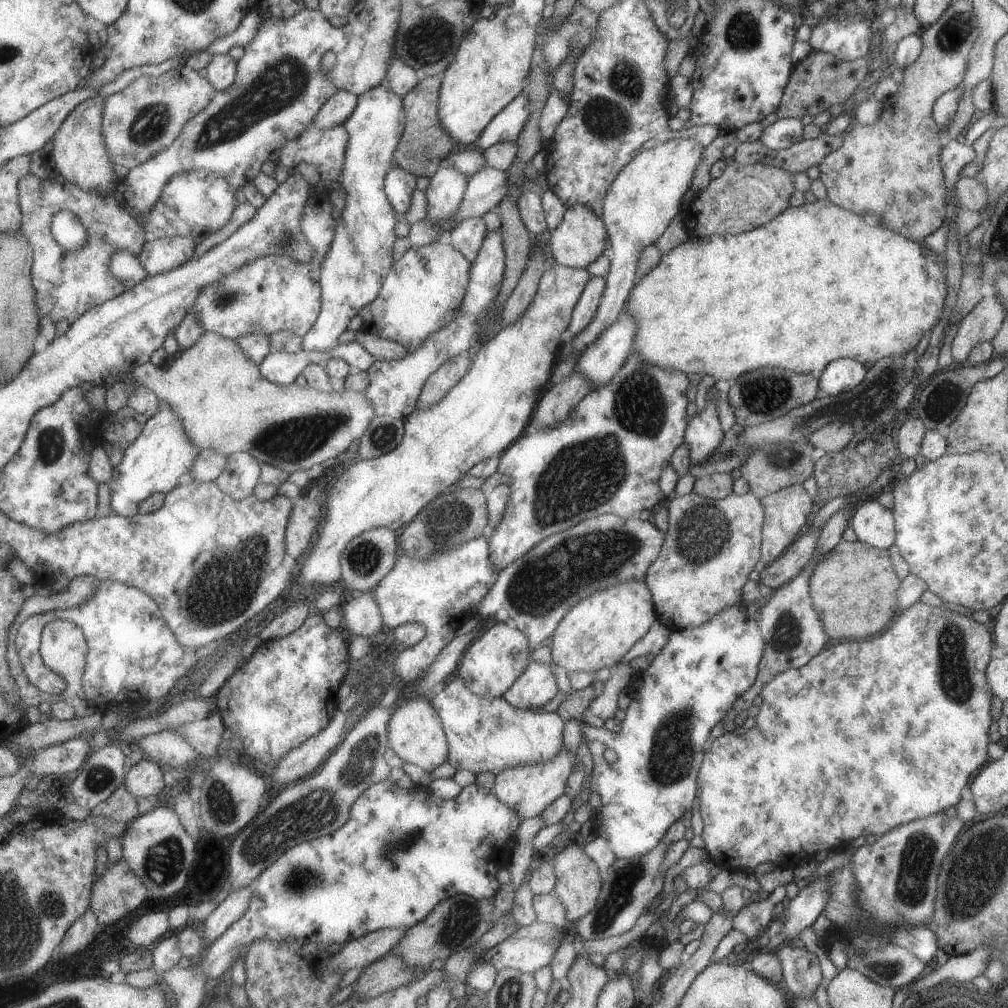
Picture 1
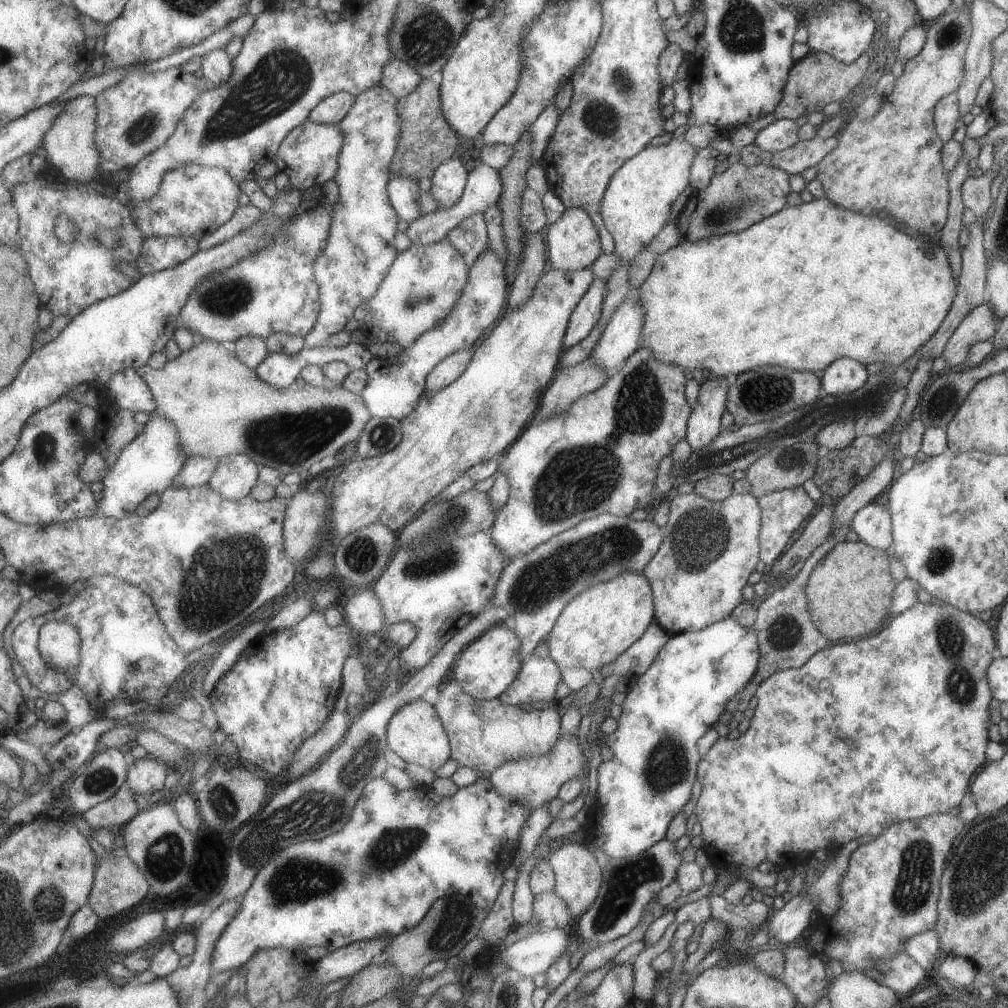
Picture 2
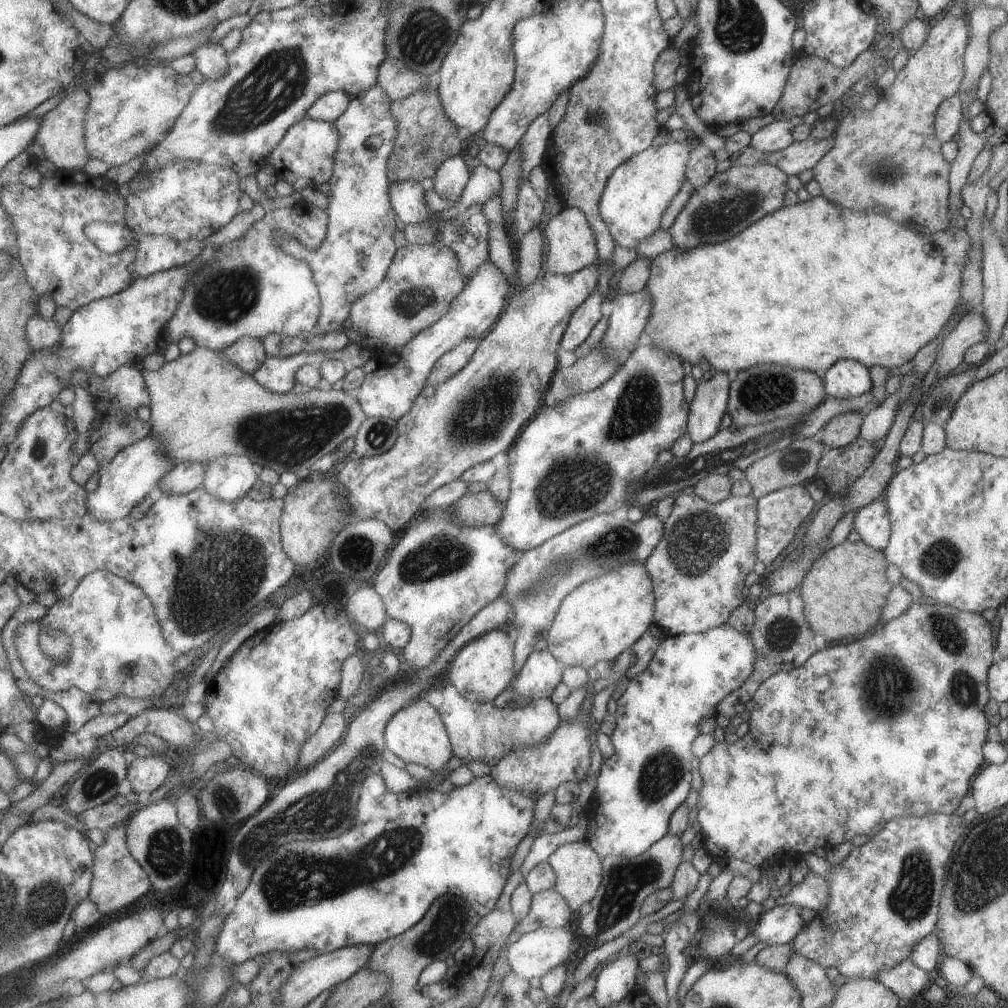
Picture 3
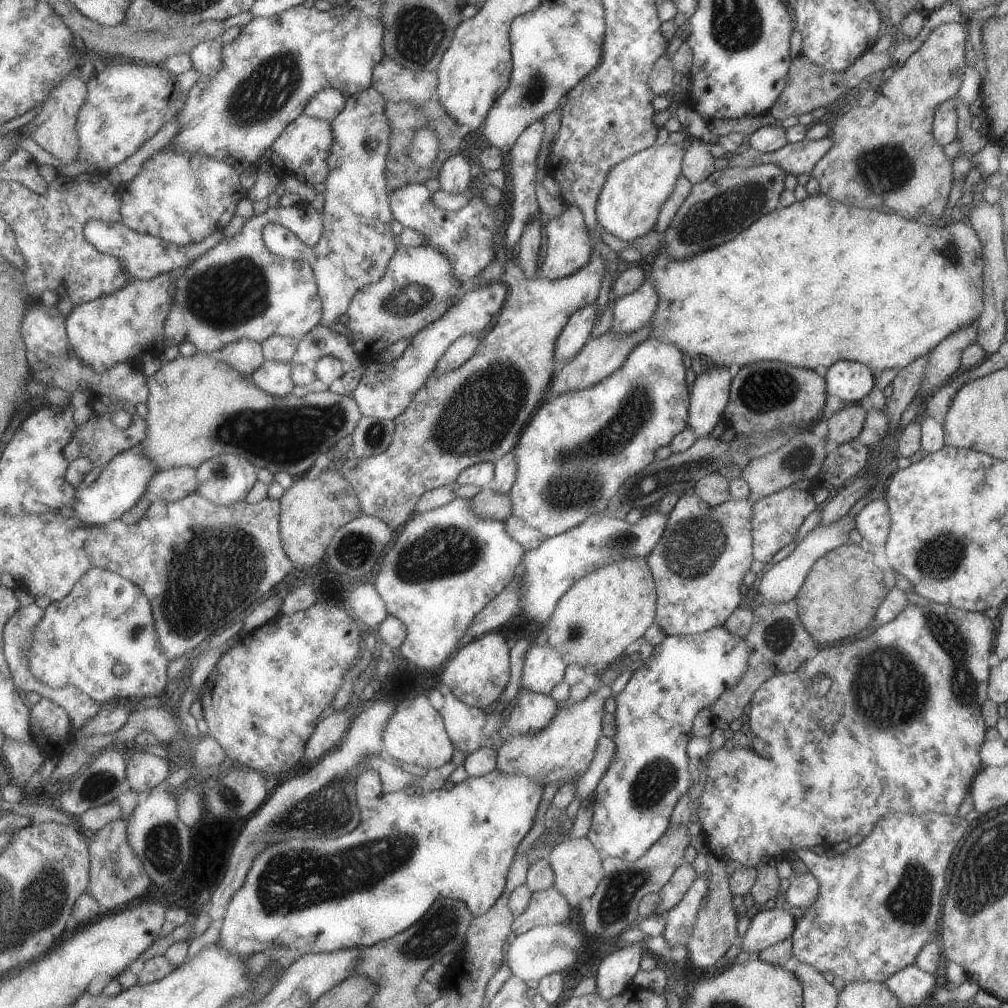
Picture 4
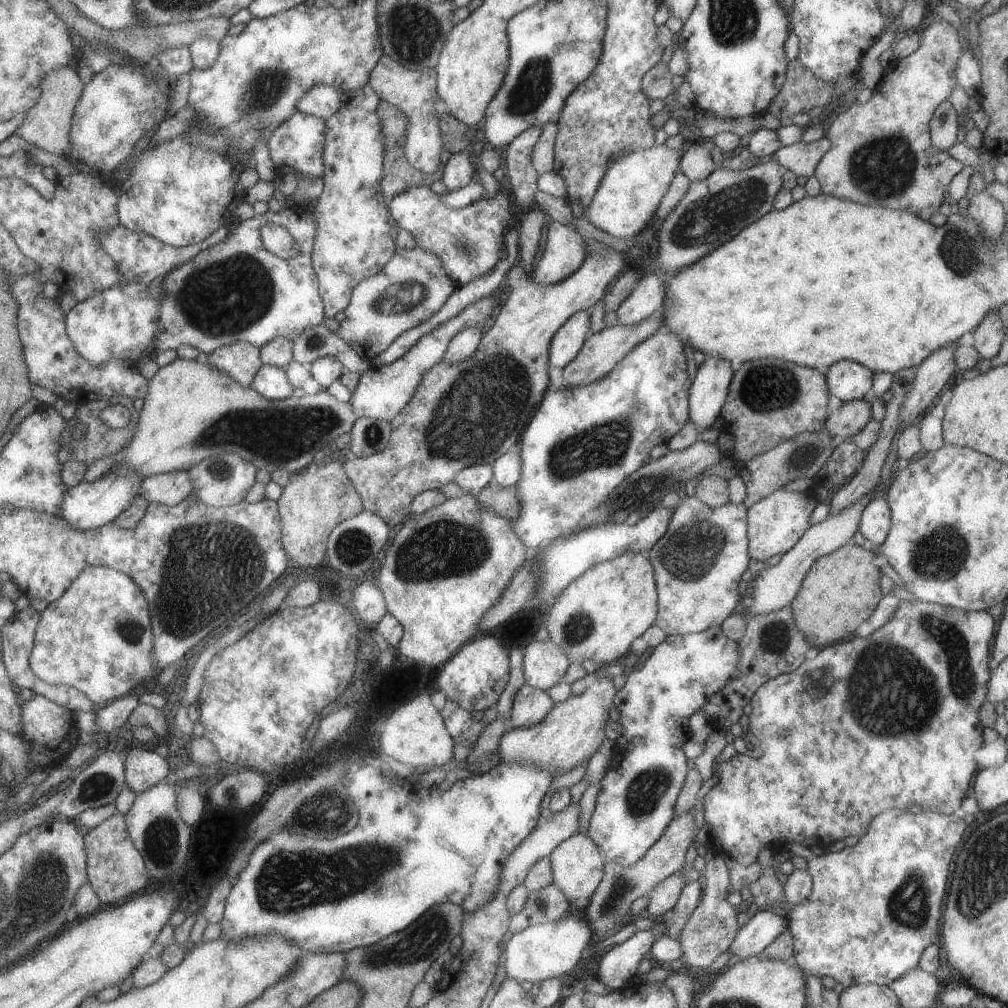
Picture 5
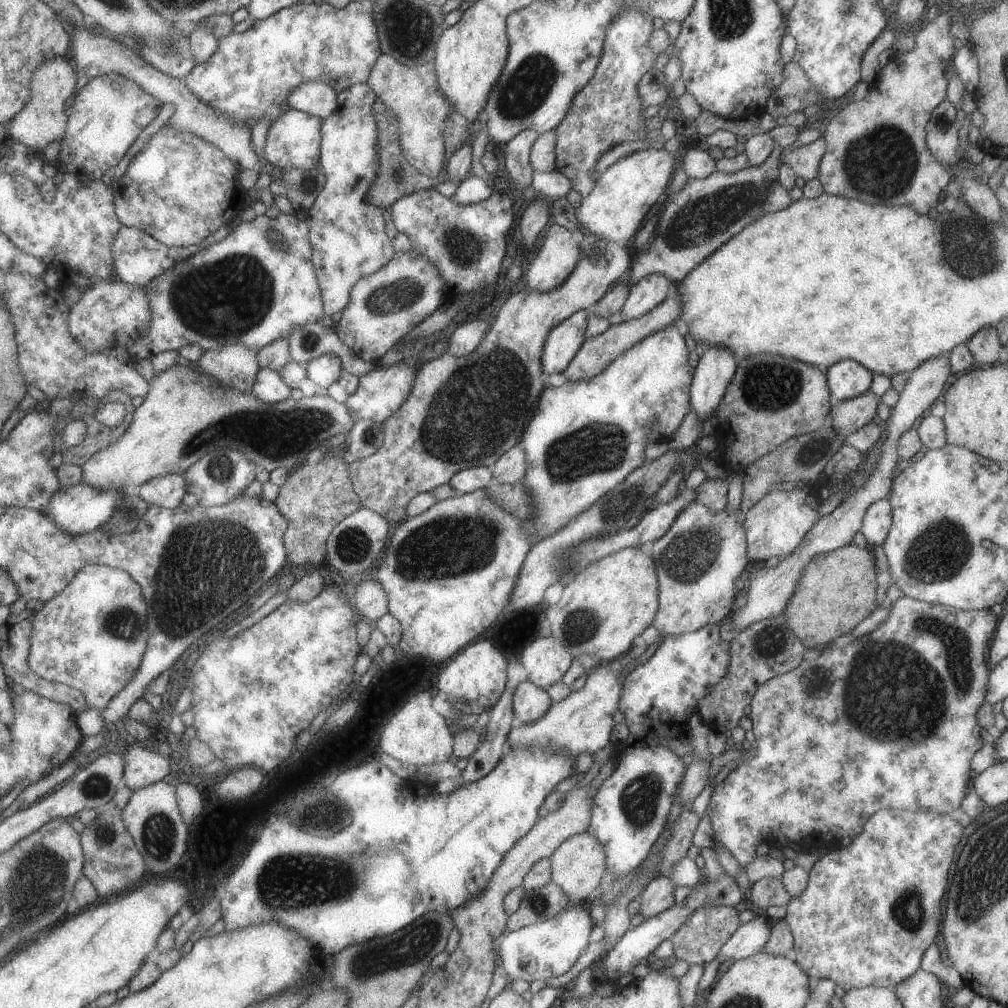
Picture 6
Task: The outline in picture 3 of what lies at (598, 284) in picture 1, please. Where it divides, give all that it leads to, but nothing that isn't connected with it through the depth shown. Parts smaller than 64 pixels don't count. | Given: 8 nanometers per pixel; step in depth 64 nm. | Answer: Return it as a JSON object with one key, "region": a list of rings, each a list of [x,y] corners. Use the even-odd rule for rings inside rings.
{"region":[[[595,287],[594,291],[583,299],[571,317],[570,326],[567,327],[566,335],[562,340],[561,351],[569,350],[571,352],[587,338],[591,328],[601,318],[601,313],[599,313],[601,302],[603,302],[602,294],[598,287]]]}

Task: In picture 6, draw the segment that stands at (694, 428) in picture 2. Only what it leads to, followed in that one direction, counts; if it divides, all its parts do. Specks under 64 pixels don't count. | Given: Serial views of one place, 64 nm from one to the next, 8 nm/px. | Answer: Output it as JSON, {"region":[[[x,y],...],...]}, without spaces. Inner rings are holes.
{"region":[[[716,347],[703,350],[689,387],[689,406],[699,424],[714,414],[736,369],[734,356],[728,350]]]}

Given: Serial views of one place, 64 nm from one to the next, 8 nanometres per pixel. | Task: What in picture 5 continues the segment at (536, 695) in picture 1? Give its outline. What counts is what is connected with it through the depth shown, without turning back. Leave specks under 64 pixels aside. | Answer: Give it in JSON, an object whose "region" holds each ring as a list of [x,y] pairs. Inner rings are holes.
{"region":[[[551,638],[545,642],[533,640],[526,646],[524,658],[526,683],[548,692],[552,686],[564,681],[571,663],[567,653]]]}

